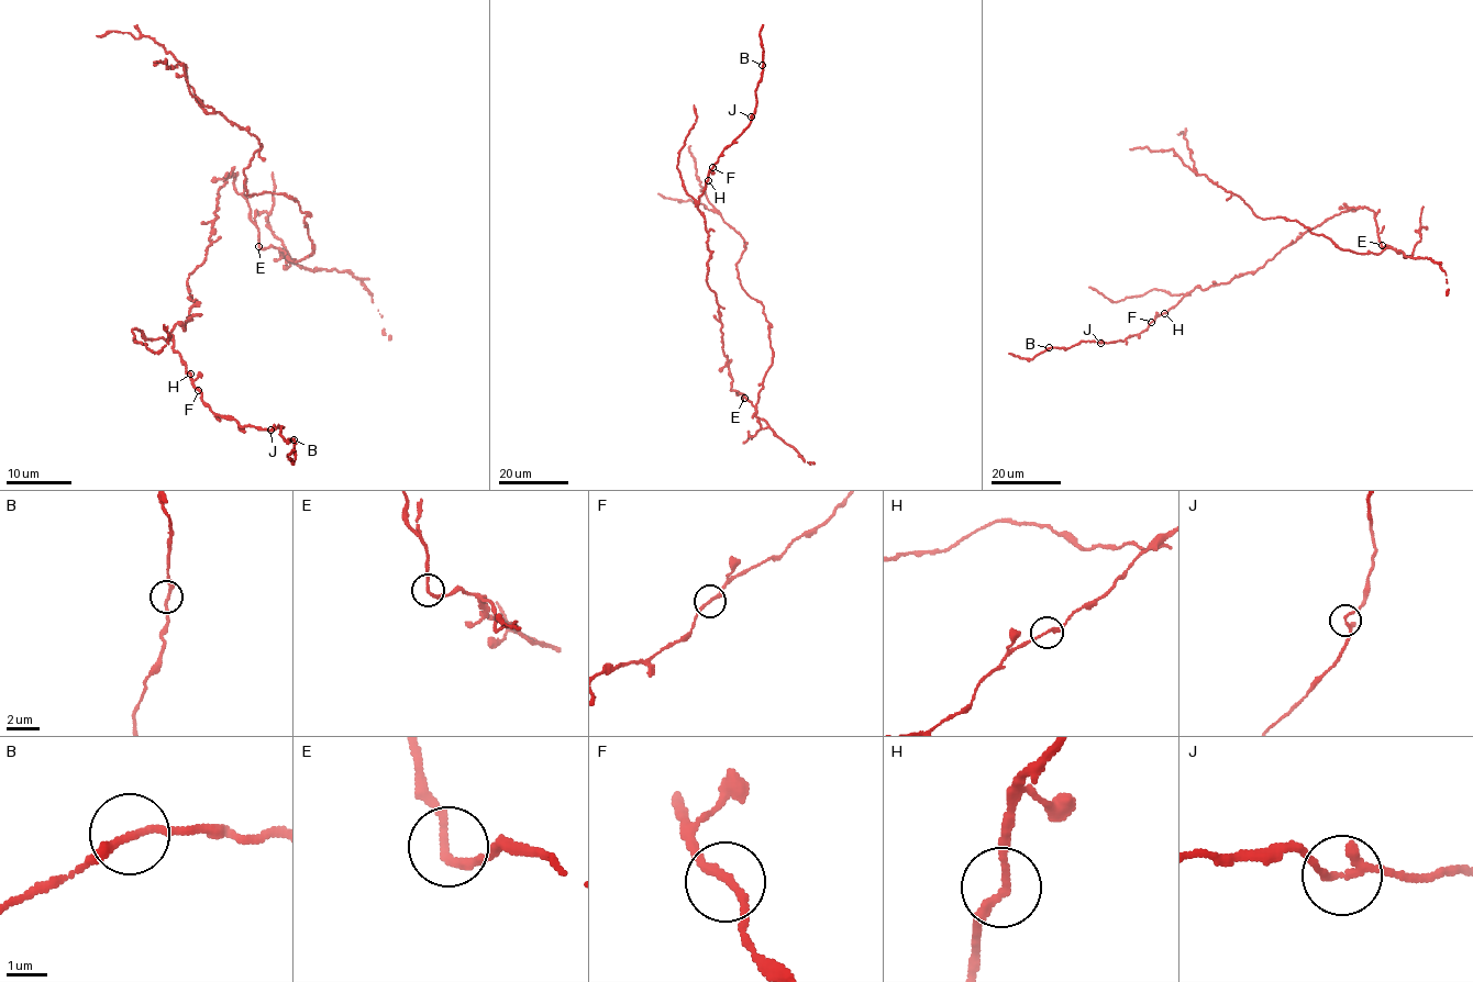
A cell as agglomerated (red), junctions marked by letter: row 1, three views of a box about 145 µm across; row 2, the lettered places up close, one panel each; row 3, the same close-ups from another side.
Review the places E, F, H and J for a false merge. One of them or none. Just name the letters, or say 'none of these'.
none of these

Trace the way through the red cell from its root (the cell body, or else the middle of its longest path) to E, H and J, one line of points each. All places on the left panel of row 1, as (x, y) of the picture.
E: (228, 176), (237, 174), (234, 189), (247, 202), (251, 222), (258, 232), (258, 246)
H: (228, 176), (207, 257), (187, 280), (195, 303), (190, 320), (170, 330), (190, 374)
J: (228, 176), (207, 257), (187, 280), (195, 303), (190, 320), (170, 330), (170, 339), (217, 414), (270, 430)

